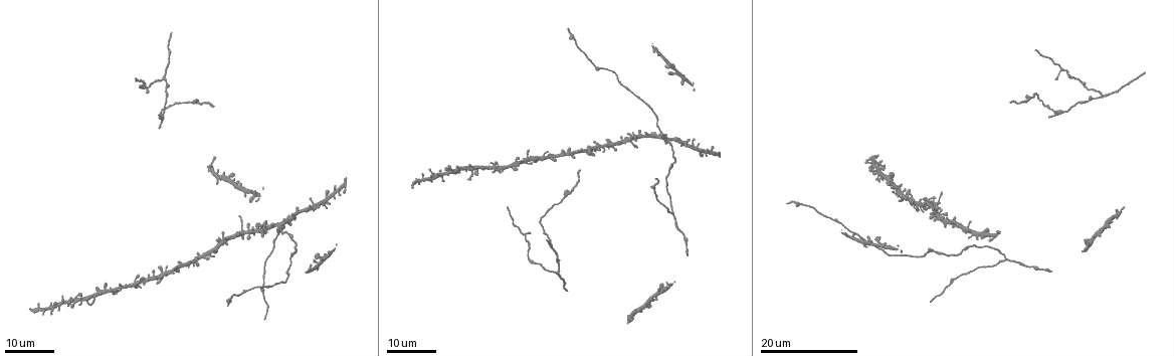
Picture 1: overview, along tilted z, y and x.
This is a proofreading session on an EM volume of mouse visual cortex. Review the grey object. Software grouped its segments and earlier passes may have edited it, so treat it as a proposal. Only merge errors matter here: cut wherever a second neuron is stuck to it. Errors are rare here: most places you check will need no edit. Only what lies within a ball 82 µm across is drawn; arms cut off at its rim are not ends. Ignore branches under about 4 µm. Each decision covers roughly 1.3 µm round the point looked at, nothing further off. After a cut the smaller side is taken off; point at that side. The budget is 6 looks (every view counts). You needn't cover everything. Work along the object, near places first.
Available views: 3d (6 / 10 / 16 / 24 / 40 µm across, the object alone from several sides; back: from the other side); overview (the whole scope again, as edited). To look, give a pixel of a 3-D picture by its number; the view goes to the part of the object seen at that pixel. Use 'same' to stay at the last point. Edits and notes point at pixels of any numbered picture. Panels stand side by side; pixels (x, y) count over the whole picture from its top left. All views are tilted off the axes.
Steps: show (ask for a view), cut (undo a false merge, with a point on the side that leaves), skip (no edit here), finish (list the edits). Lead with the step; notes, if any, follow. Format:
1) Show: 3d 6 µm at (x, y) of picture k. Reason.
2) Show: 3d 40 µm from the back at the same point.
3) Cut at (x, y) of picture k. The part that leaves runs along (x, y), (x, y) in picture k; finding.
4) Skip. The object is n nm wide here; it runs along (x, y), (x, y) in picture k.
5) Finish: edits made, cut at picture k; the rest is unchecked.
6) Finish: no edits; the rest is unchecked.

Show: 3d 16 µm at (1057, 113) of picture 1. Three arms meet.

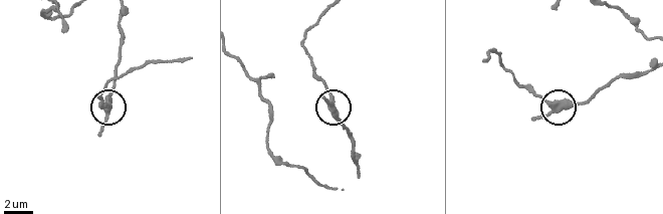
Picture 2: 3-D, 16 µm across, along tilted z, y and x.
Show: 3d 6 µm at (555, 102) of picture 2.

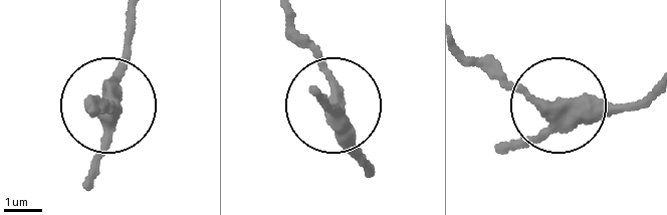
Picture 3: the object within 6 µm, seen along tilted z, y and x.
Skip. Continuous, no second neuron.

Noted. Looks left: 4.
Show: 3d 24 µm at (163, 81) of picture 1. Three arms meet.

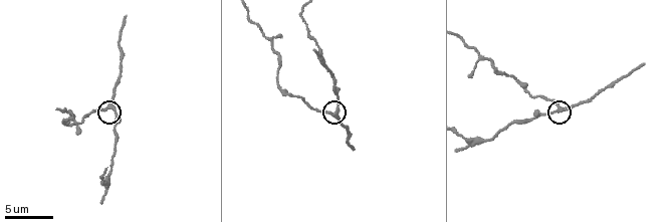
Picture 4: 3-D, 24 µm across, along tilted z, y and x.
Show: 3d 6 µm at (109, 108) of picture 4.

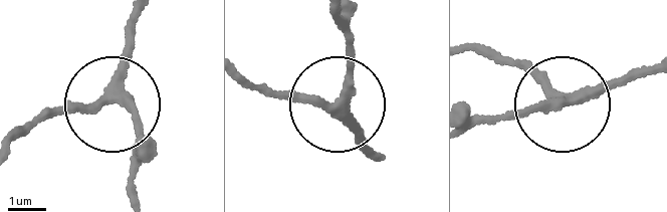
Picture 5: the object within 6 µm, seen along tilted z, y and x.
Skip. All the same neuron.

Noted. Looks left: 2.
Show: 3d 16 µm at (674, 216) of picture 1. Three arms meet.

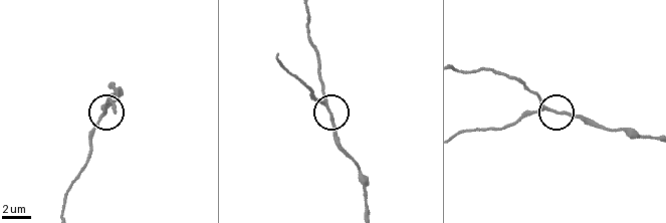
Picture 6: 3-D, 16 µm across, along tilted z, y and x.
Show: 3d 10 µm at (550, 111) of picture 6. Zoom in.

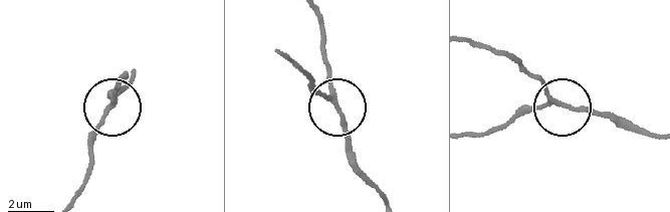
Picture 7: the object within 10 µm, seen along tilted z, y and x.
Skip. 3 arms meet here; it runs along (336, 103), (323, 39) in picture 7; one neuron here.

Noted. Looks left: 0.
Finish: no edits; the rest is unchecked.

